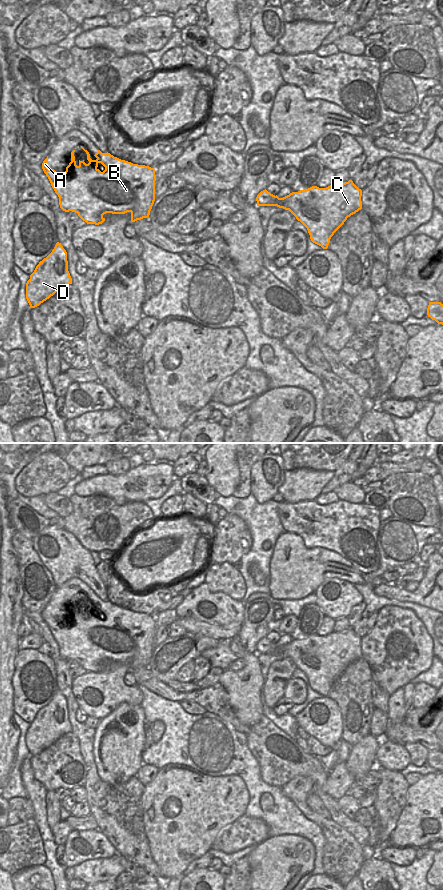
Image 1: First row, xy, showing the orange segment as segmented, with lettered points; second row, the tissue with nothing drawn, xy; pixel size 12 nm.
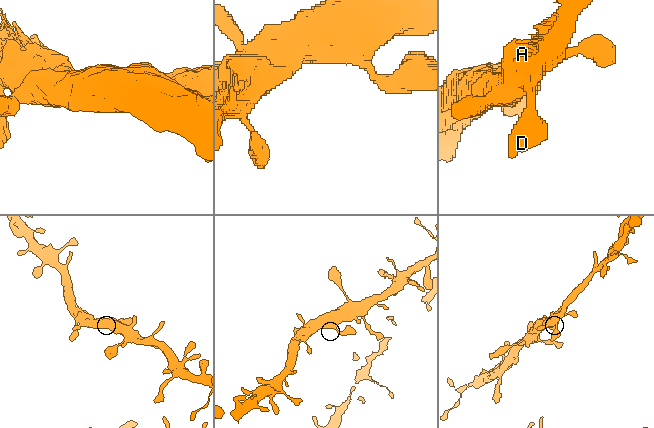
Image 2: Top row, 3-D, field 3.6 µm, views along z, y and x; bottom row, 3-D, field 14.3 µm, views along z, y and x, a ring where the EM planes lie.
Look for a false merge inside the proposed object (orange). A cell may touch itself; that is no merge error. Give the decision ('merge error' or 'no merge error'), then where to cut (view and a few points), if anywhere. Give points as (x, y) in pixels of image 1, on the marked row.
no merge error | no cut

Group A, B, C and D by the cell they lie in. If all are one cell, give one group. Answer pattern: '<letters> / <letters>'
A B C D

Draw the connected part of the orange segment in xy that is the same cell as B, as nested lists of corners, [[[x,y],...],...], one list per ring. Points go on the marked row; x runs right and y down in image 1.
[[[82,146],[81,148],[86,152],[89,163],[86,164],[84,161],[79,160],[79,165],[77,166],[74,156],[75,150],[73,150],[71,152],[71,162],[66,167],[63,177],[57,177],[56,171],[48,168],[48,156],[42,163],[42,169],[48,177],[55,193],[59,197],[60,208],[65,212],[75,212],[87,224],[95,225],[102,224],[105,221],[103,215],[106,213],[125,214],[130,212],[131,222],[148,218],[155,201],[155,169],[149,166],[133,164],[131,162],[121,160],[108,152],[102,153],[100,150],[98,150],[94,155],[97,159],[92,160],[89,152]]]

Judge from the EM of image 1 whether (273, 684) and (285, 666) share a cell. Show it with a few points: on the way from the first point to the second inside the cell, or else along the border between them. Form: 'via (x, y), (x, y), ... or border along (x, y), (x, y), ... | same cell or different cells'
via (273, 679), (281, 671) | same cell

